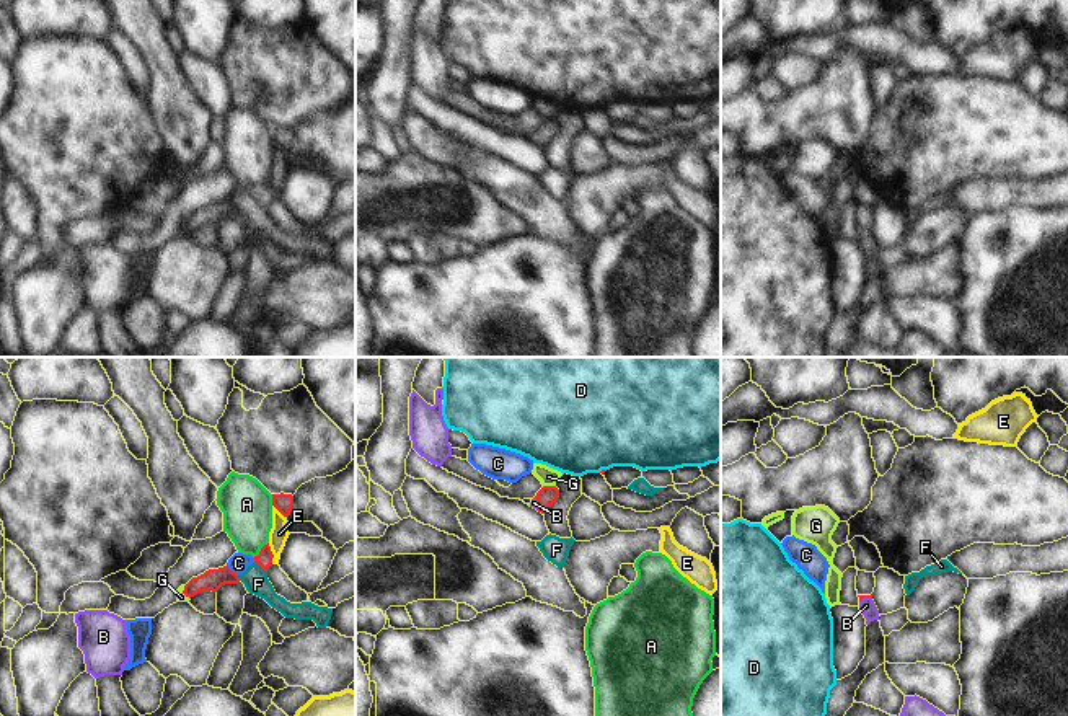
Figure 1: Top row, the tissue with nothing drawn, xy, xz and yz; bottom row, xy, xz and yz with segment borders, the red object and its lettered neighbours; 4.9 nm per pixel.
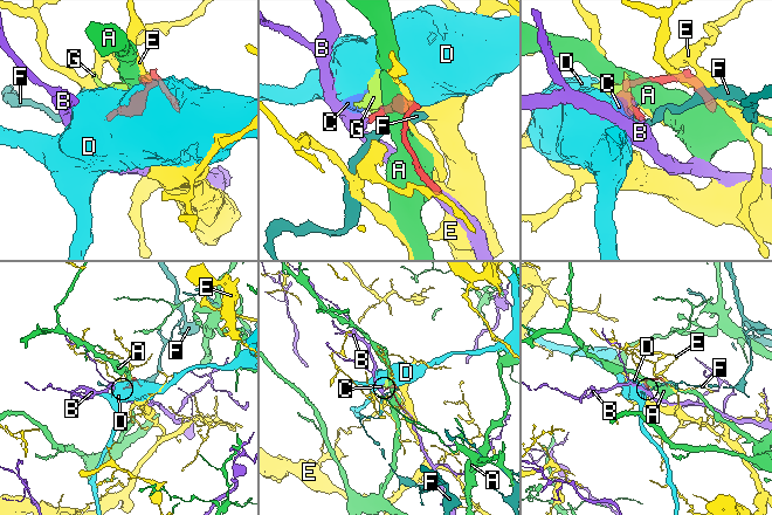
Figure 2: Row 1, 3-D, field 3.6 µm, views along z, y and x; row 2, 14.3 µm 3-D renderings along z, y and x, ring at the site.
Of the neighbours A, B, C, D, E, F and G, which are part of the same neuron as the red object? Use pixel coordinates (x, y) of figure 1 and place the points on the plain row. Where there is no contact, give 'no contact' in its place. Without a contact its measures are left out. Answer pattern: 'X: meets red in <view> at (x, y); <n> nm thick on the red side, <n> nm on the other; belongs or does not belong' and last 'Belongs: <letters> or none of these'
A: meets red in xy at (261, 185); 80 nm thick on the red side, 240 nm on the other; does not belong
B: meets red in yz at (864, 230); 20 nm thick on the red side, 80 nm on the other; belongs
C: meets red in xy at (230, 204); 110 nm thick on the red side, 100 nm on the other; does not belong
D: meets red in xz at (602, 105); 20 nm thick on the red side, 500 nm on the other; does not belong
E: meets red in xy at (271, 188); 80 nm thick on the red side, 90 nm on the other; does not belong
F: meets red in xy at (261, 201); 80 nm thick on the red side, 120 nm on the other; does not belong
G: meets red in xz at (550, 121); 100 nm thick on the red side, 90 nm on the other; does not belong
Belongs: B

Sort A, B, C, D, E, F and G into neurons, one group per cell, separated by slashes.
A / B / C F / D / E / G

